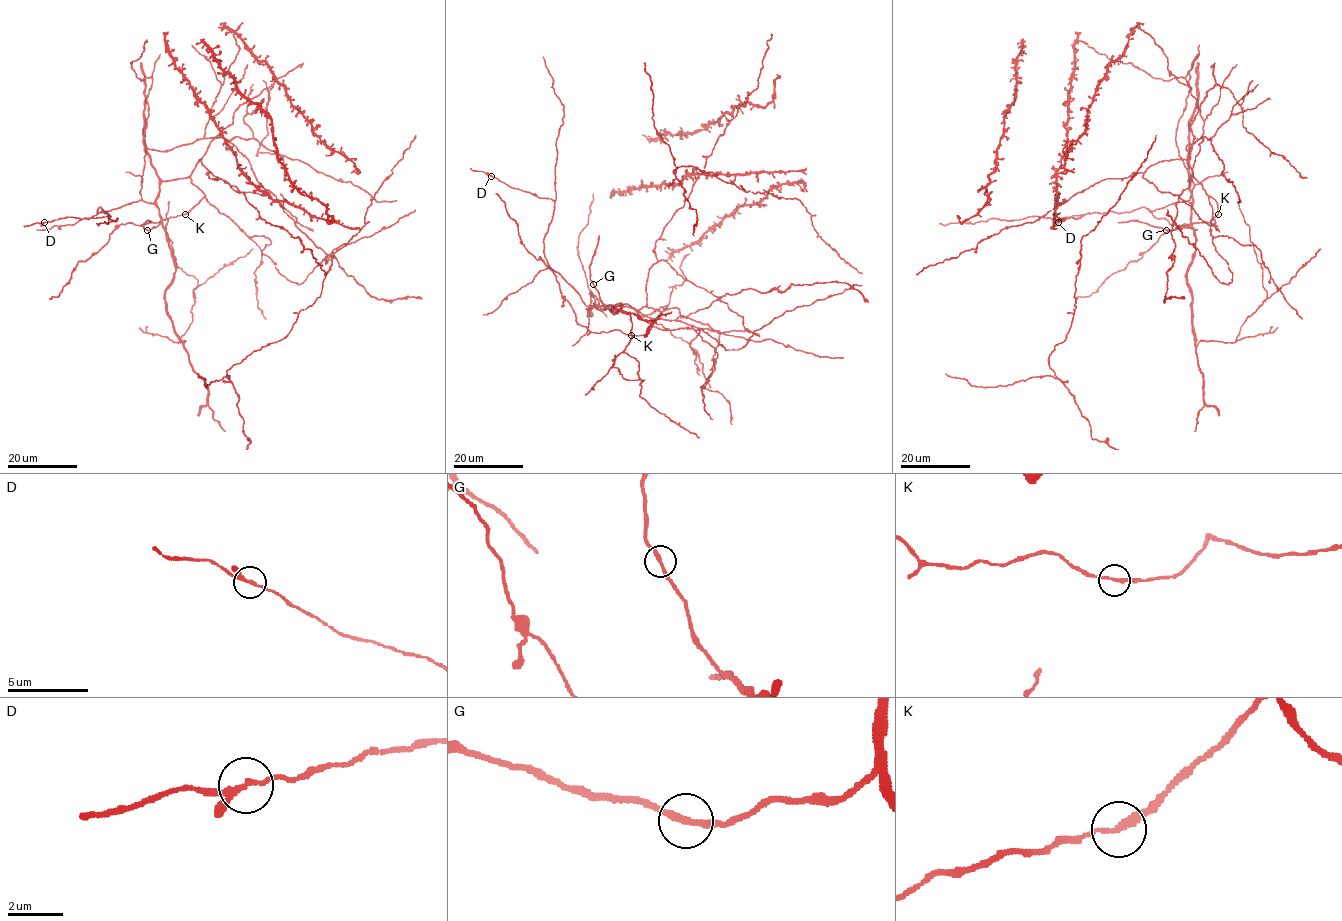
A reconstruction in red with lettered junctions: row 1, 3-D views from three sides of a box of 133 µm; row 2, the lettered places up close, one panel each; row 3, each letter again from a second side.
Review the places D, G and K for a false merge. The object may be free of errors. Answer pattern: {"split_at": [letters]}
{"split_at": []}

